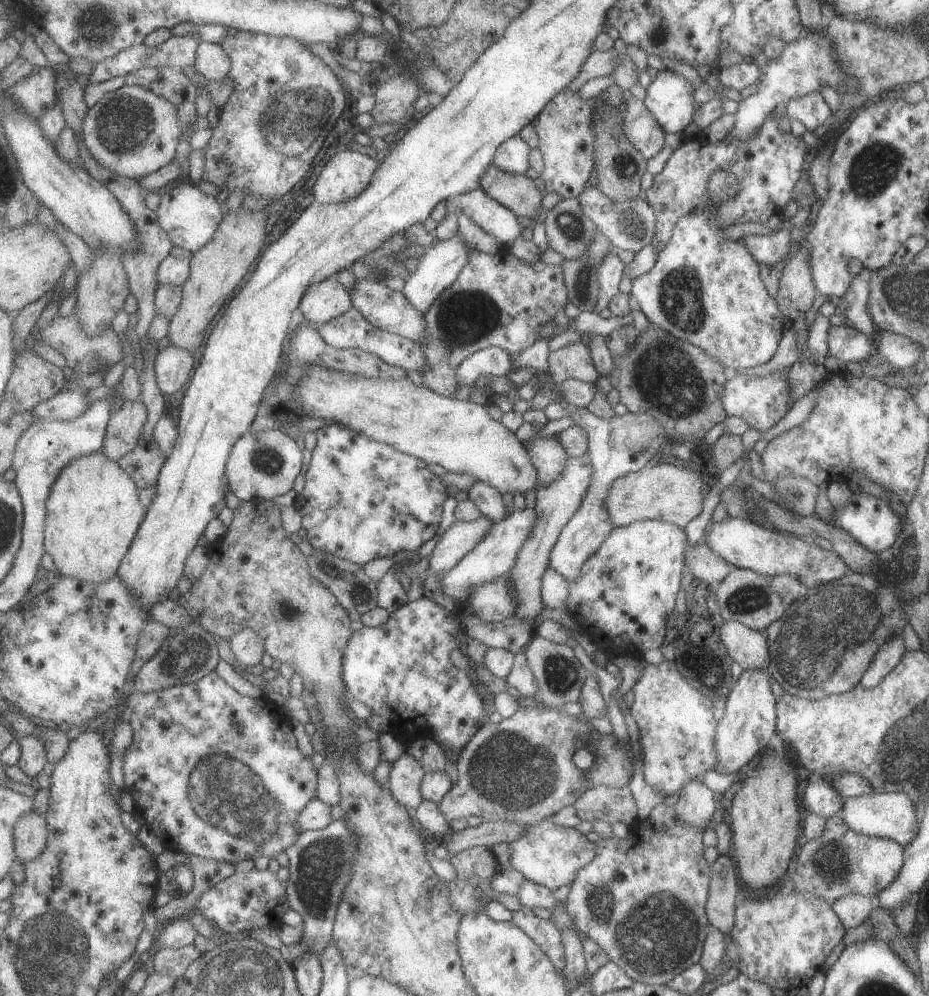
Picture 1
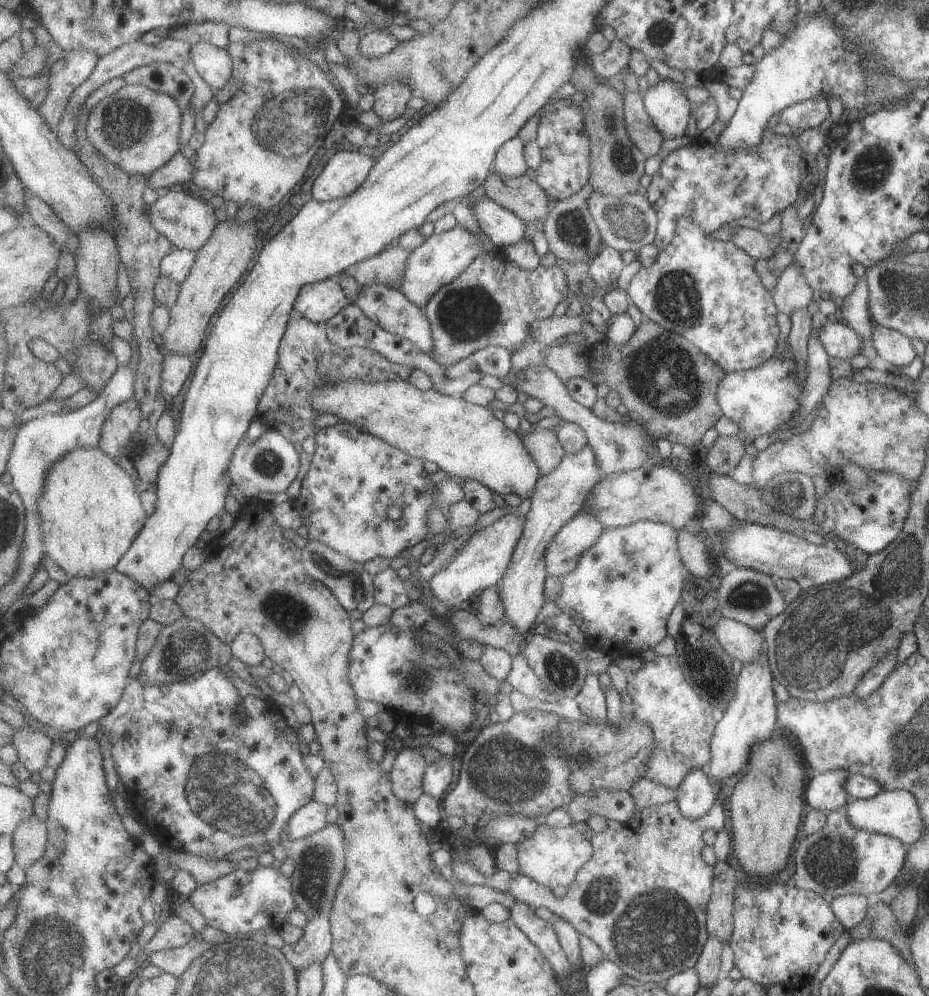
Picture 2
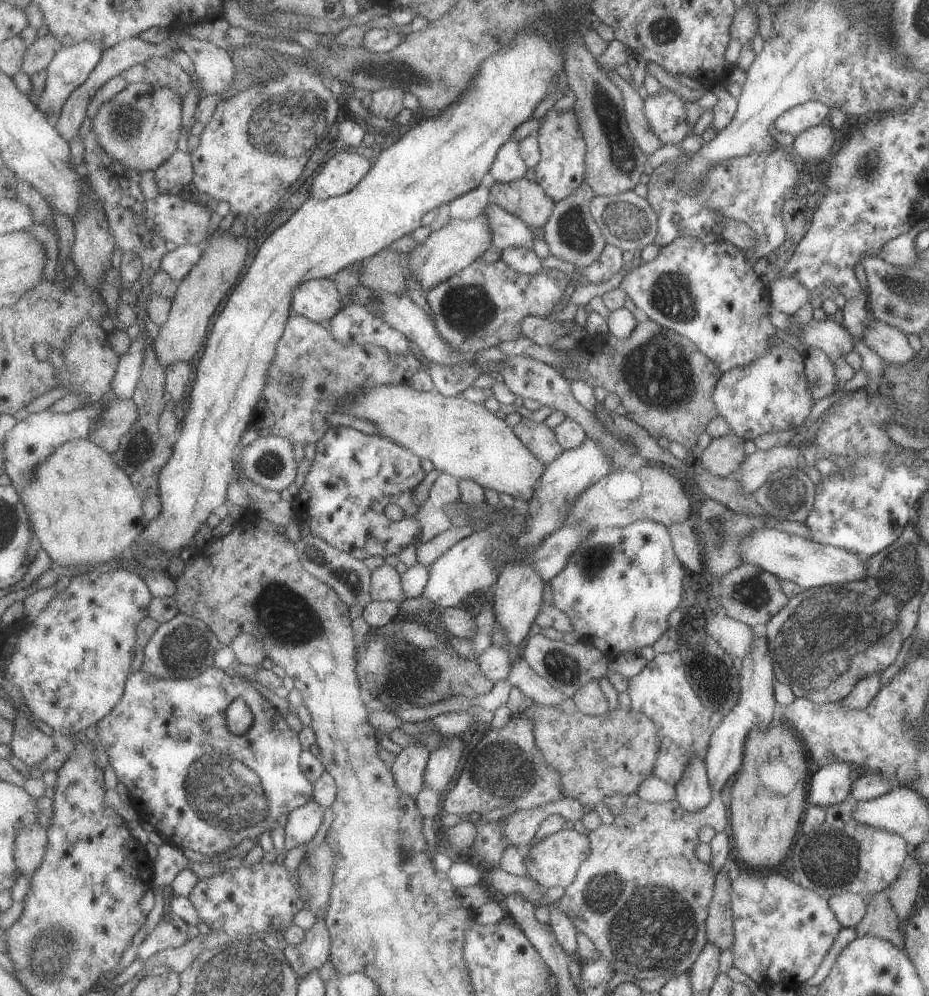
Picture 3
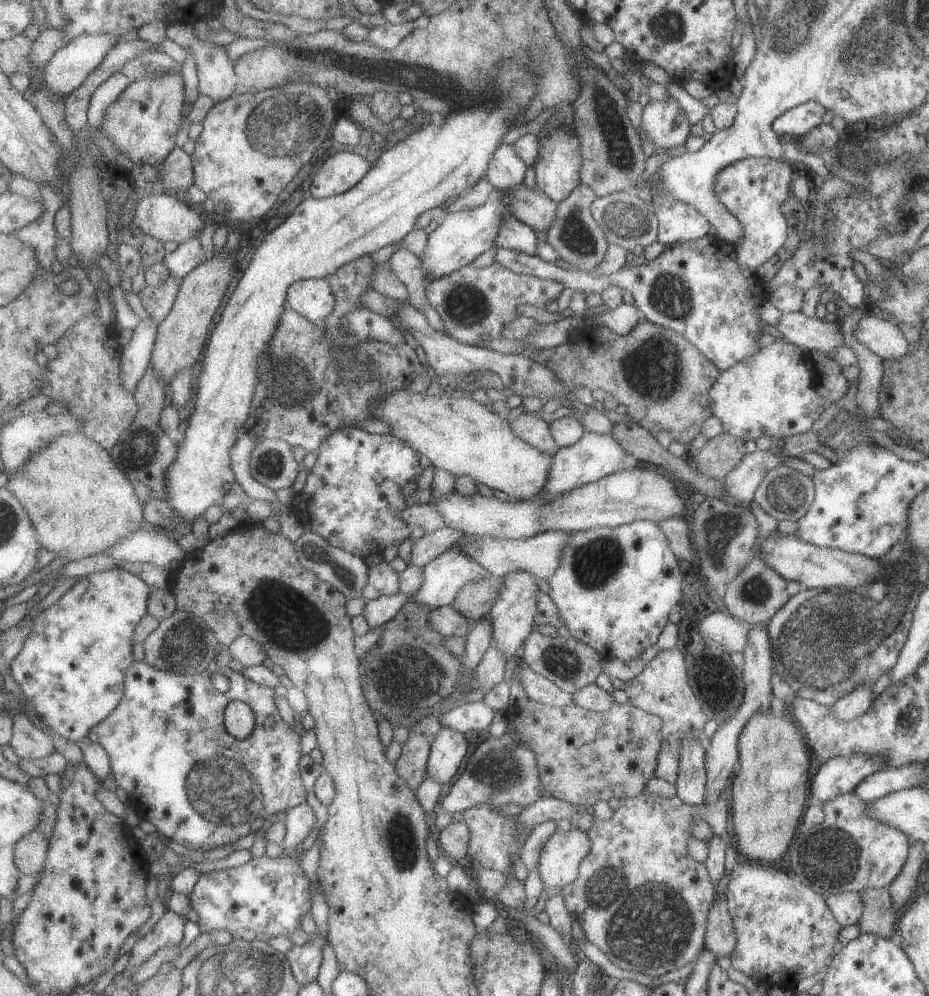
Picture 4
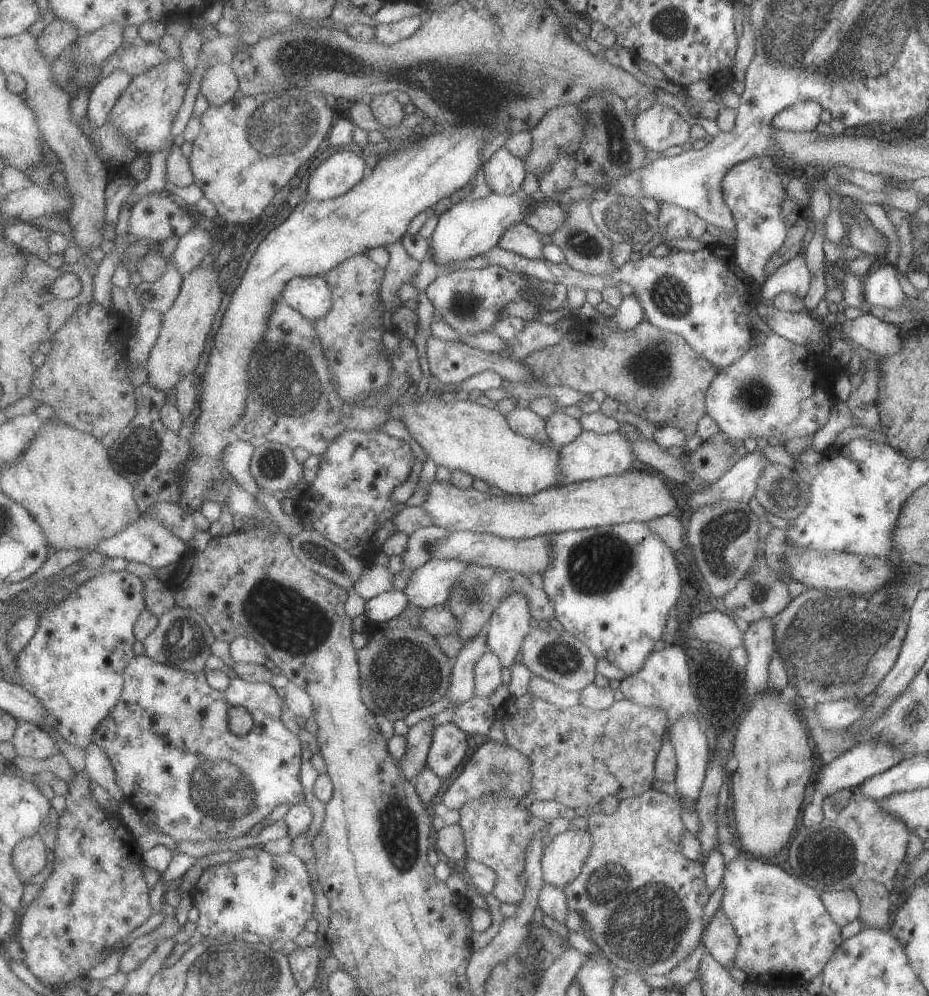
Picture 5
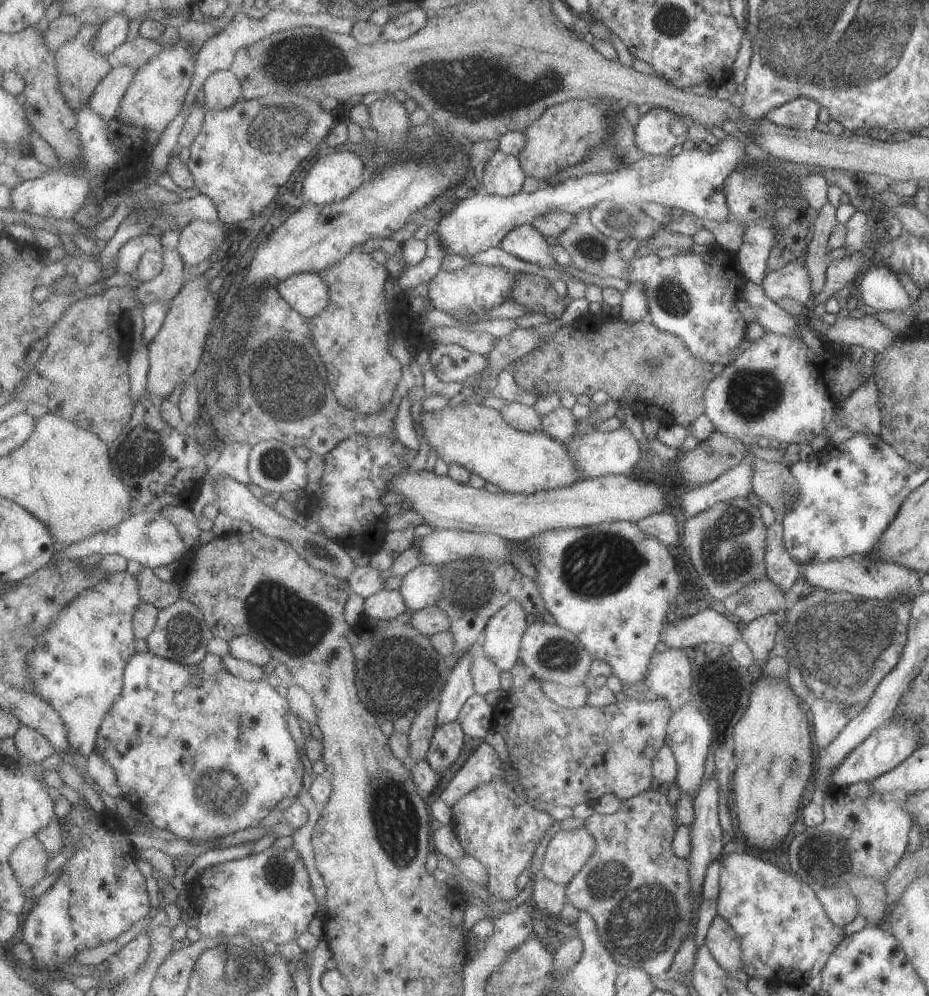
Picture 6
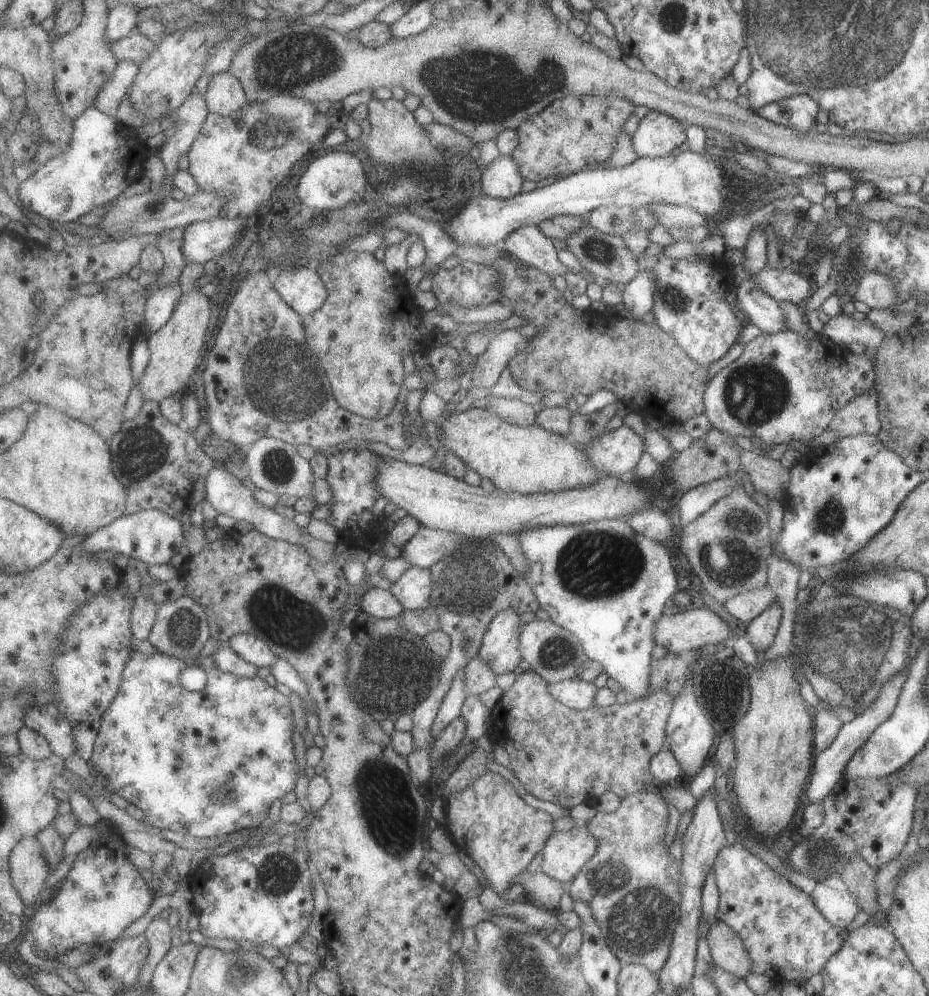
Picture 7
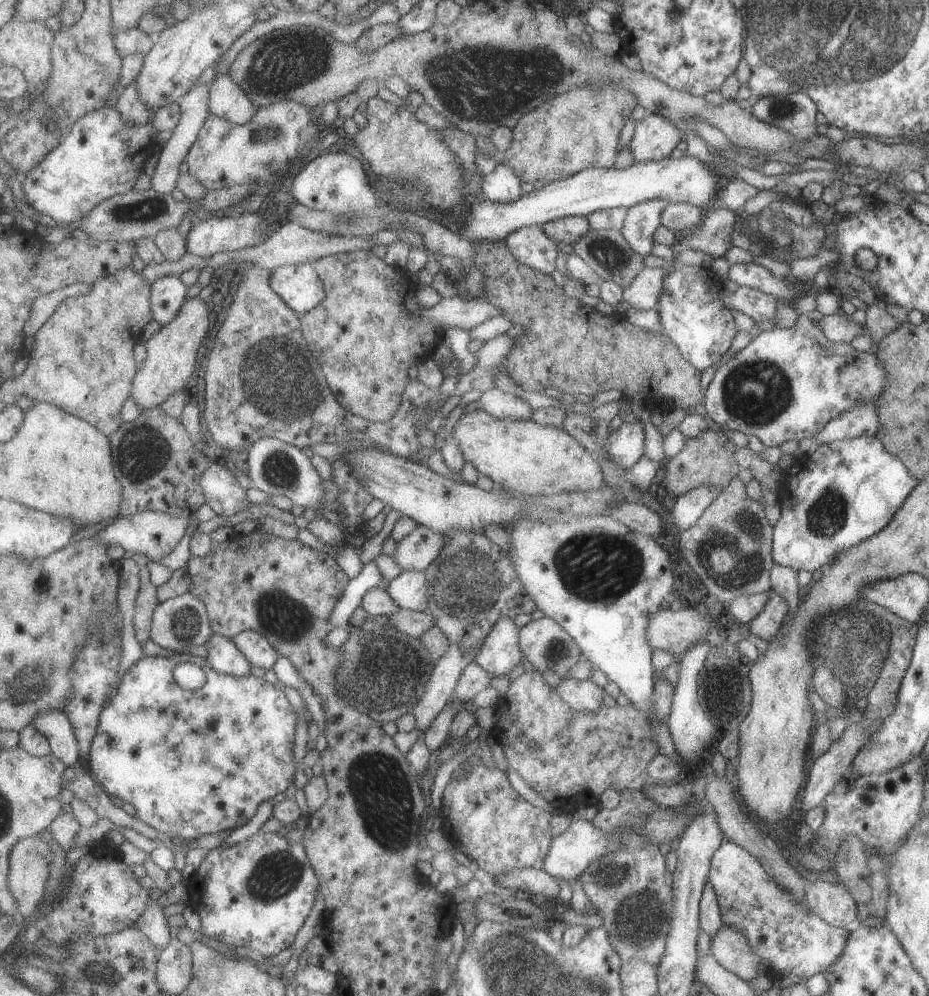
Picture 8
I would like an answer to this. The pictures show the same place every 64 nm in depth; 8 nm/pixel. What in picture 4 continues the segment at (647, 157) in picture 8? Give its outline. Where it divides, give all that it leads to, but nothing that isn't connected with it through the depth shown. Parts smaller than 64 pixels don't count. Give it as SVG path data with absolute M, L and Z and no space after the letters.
M674 97L649 101L643 108L641 125L657 148L682 146L691 136L690 121Z

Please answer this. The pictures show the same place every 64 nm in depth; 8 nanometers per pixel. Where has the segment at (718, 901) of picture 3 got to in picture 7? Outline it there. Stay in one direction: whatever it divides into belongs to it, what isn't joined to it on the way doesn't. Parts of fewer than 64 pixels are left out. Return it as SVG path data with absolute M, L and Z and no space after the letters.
M714 922L706 938L716 966L740 978L745 978L751 972L753 964L746 952L744 941L725 922Z

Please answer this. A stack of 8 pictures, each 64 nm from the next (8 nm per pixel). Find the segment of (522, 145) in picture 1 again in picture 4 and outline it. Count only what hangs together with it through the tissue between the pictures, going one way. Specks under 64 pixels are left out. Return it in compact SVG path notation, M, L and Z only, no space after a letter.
M511 143L498 150L487 176L498 192L511 191L524 185L528 170L530 165L518 154L515 143Z

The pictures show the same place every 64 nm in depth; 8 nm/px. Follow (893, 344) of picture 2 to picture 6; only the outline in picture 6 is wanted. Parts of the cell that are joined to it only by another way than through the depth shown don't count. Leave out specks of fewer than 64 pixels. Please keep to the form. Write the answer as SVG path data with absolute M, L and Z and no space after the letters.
M865 314L862 318L837 318L833 324L822 327L821 331L832 344L846 347L857 344L876 353L889 350L898 336L880 322L876 314Z

